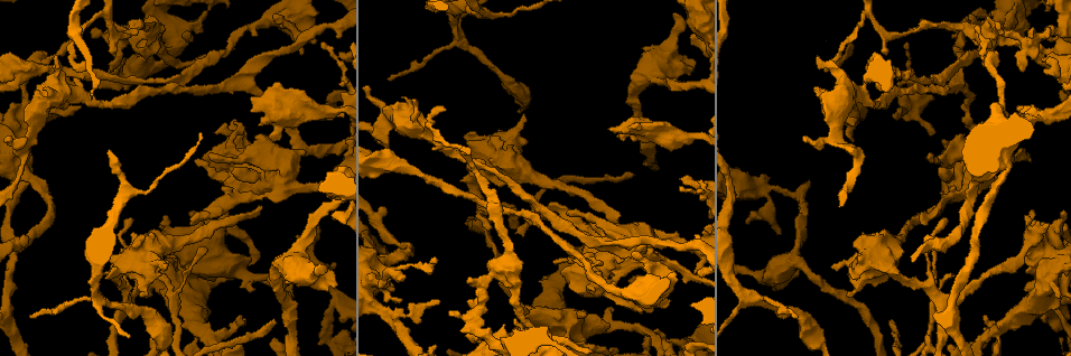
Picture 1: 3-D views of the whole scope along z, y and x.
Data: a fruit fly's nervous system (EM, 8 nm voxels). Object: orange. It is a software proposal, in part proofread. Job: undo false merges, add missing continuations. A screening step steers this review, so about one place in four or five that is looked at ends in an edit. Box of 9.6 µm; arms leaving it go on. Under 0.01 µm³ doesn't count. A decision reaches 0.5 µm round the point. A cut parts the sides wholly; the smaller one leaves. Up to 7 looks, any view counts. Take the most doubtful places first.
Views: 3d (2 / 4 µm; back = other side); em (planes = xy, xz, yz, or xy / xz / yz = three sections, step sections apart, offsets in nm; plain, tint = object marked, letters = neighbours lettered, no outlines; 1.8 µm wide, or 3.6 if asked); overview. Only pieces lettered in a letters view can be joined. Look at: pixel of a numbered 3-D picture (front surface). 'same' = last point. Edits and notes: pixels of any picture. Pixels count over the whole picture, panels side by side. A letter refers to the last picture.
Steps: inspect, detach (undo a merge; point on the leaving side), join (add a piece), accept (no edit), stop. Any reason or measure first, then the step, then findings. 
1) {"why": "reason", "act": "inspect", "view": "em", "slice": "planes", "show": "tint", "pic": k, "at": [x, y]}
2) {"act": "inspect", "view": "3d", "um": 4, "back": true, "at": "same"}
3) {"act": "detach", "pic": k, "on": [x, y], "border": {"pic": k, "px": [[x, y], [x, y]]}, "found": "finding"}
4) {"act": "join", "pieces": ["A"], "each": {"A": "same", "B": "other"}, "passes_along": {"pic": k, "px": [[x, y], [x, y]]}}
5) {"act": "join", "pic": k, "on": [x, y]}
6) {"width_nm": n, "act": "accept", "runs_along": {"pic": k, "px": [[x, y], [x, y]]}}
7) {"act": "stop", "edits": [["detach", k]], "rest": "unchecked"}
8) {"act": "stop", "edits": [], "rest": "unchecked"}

{"why": "thick turns thin", "act": "inspect", "view": "3d", "um": 4, "pic": 1, "at": [1050, 257]}

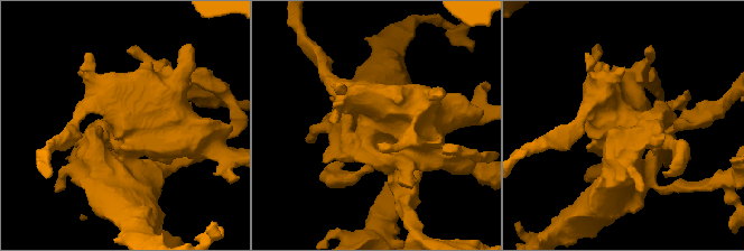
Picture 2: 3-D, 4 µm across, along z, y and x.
{"act": "inspect", "view": "em", "um": 3.6, "slice": "planes", "show": "letters", "pic": 2, "at": [631, 123]}

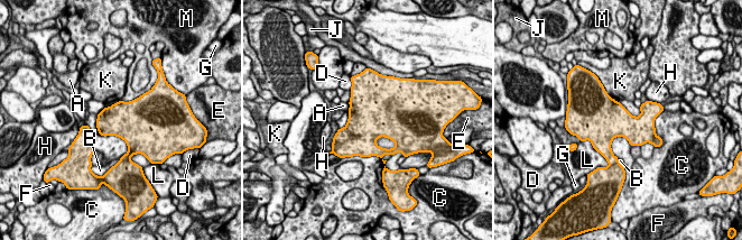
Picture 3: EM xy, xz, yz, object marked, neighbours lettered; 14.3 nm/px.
{"width_nm": 550, "act": "accept", "each": {"A": "other", "B": "other", "C": "other", "D": "other", "E": "other", "F": "other", "G": "other", "H": "other", "J": "other", "K": "other", "L": "other", "M": "other"}, "border": {"pic": 3, "px": [[99, 132], [120, 137], [128, 151]]}, "found": "one neuron here"}

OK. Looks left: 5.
{"why": "abrupt turn", "act": "inspect", "view": "em", "slice": "planes", "show": "letters", "pic": 1, "at": [133, 38]}

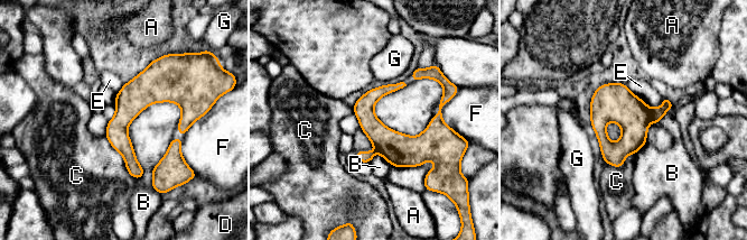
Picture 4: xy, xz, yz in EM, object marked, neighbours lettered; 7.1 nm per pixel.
{"act": "detach", "pic": 4, "on": [619, 105], "each": {"A": "other", "B": "other", "C": "other", "D": "other", "E": "other", "F": "other", "G": "other"}, "part_leaving": {"pic": 4, "px": [[356, 107], [391, 142], [441, 128]]}, "found": "a second neuron is stuck on"}

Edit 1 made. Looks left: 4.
{"why": "an open end", "act": "inspect", "view": "3d", "um": 2, "pic": 1, "at": [928, 155]}

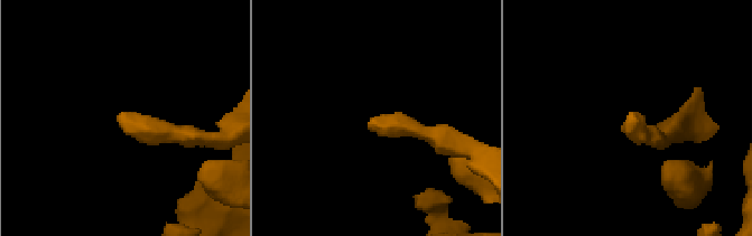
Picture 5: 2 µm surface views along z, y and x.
{"act": "inspect", "view": "em", "slice": "xy", "step": 4, "show": "tint", "pic": 5, "at": [119, 115]}

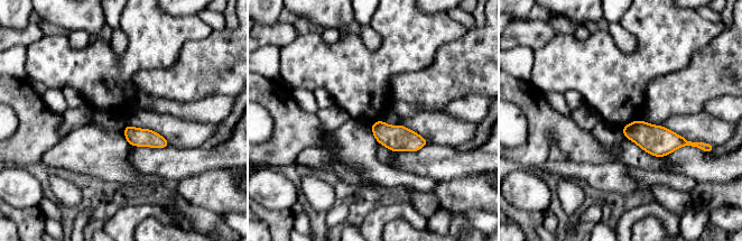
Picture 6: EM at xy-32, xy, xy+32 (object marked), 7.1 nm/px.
{"act": "inspect", "view": "em", "slice": "planes", "show": "letters", "at": "same"}

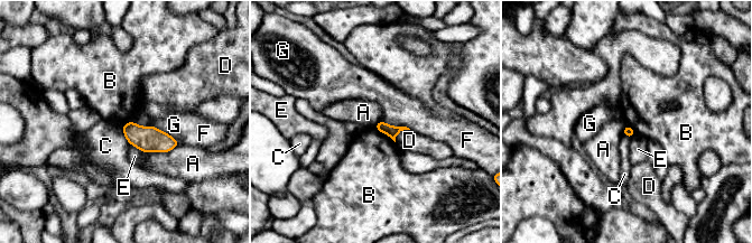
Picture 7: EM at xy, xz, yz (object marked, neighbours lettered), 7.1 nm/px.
{"act": "accept", "each": {"A": "other", "B": "other", "C": "other", "D": "other", "E": "other", "F": "other", "G": "other"}, "border": {"pic": 7, "px": [[178, 145], [168, 151], [144, 152]]}, "found": "none of them fits"}

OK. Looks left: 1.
{"act": "stop", "edits": [["detach", 4]], "rest": "unchecked"}

